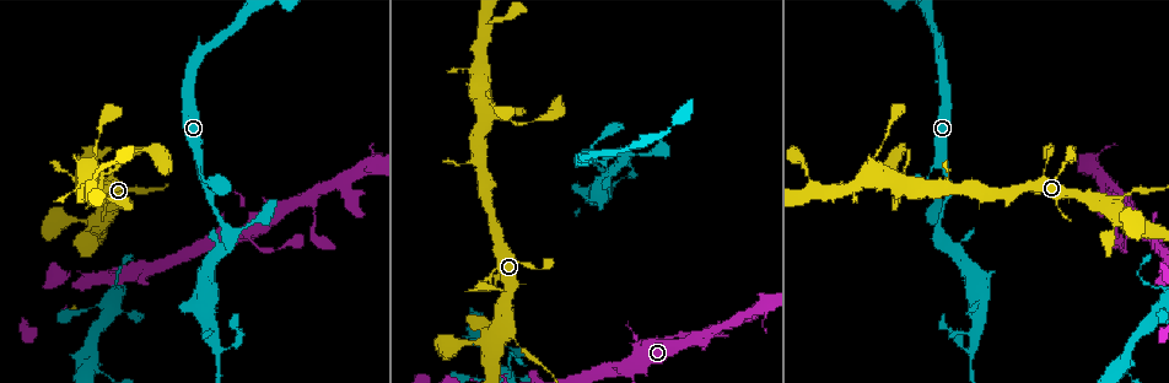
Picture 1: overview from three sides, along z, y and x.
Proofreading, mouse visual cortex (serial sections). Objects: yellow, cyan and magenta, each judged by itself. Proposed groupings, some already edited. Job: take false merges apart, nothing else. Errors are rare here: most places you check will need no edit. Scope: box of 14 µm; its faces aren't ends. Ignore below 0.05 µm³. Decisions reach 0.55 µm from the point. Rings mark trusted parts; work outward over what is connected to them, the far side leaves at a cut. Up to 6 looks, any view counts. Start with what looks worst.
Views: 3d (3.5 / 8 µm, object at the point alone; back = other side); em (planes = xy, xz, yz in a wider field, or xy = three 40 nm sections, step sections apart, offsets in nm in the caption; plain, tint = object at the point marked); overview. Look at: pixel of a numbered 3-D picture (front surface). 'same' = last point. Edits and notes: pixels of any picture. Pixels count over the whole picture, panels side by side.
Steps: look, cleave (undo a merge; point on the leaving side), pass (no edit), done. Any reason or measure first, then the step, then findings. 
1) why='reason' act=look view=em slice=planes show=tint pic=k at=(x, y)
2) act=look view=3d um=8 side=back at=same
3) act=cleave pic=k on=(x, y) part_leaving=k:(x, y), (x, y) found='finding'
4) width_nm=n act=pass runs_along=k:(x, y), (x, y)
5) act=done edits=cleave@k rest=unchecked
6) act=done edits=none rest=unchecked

why='a narrow waist' act=look view=3d um=8 pic=1 at=(493, 113)

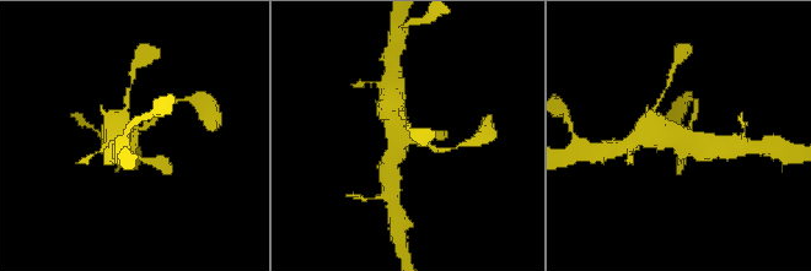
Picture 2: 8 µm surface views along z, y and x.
act=look view=em slice=xy step=1 show=tint pic=2 at=(407, 137)

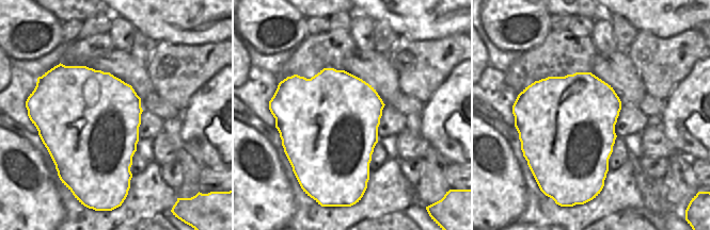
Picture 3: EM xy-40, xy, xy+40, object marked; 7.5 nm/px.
act=pass runs_along=2:(713, 146), (650, 133) found='all the same cell'

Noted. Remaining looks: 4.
act=look view=3d um=3.5 pic=1 at=(1070, 157)

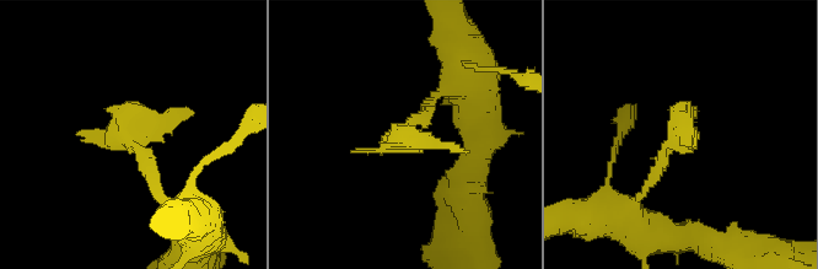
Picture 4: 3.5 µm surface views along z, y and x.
act=look view=em slice=xy step=5 show=tint pic=4 at=(681, 138)

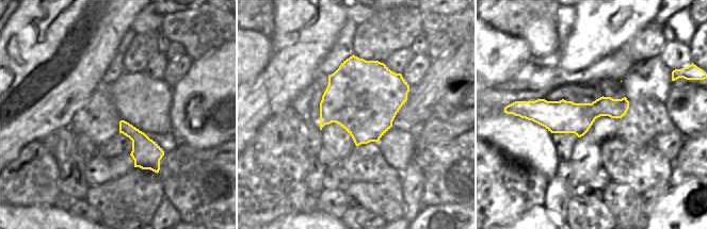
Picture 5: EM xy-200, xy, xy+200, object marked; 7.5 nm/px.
act=pass runs_along=4:(642, 191), (697, 111) found='one cell here'

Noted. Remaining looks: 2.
why='arms part here' act=look view=3d um=3.5 pic=1 at=(1115, 205)

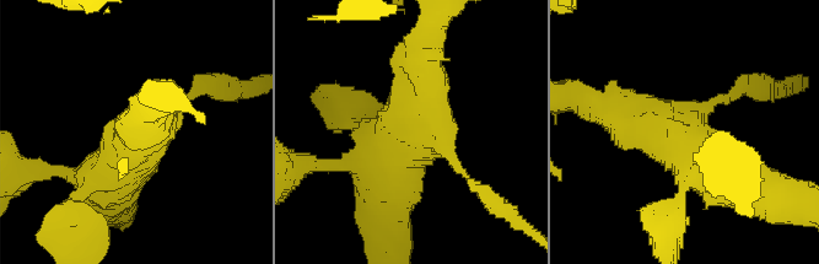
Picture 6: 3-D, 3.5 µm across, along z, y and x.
why='now the EM' act=look view=em slice=xy step=2 show=tint pic=6 at=(431, 128)

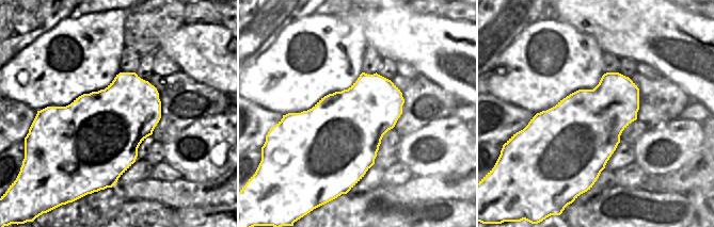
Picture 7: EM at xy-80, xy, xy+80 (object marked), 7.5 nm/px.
width_nm=650 act=pass runs_along=6:(591, 103), (659, 122), (716, 171) found='one cell here'

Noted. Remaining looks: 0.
act=done edits=none rest=unchecked

